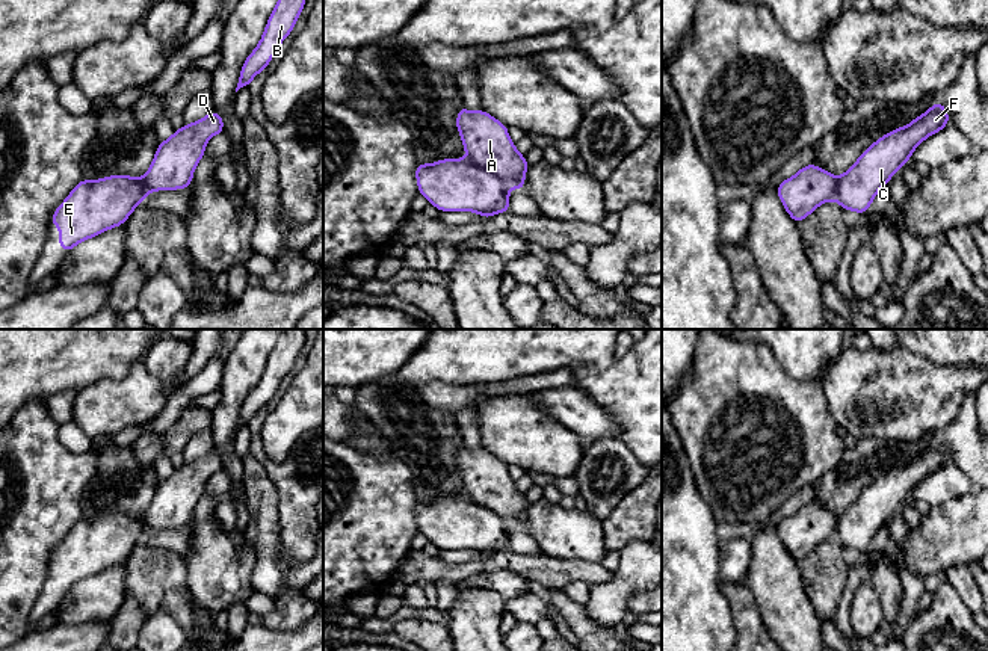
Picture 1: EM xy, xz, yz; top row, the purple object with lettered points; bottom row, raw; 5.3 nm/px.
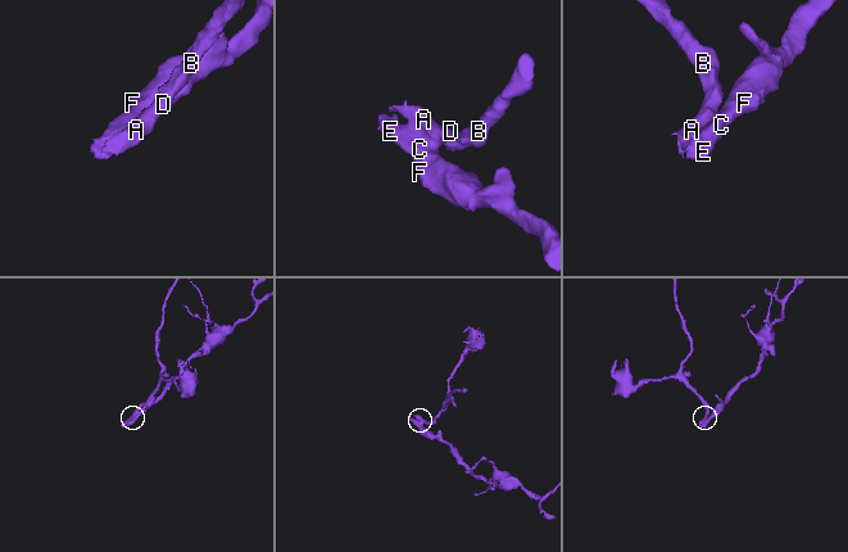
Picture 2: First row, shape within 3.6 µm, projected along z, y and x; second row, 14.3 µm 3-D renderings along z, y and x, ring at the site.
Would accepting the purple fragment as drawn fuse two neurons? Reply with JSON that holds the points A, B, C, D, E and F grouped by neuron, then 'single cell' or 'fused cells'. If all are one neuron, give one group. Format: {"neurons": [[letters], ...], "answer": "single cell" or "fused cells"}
{"neurons": [["A", "B", "C", "D", "E", "F"]], "answer": "single cell"}

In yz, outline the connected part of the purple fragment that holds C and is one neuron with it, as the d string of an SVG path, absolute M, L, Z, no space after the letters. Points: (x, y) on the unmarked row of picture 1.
M937 438L931 447L914 456L908 464L894 467L875 479L841 515L837 517L831 511L810 501L799 508L793 515L778 523L778 536L796 562L801 562L820 542L832 538L835 538L841 547L863 553L870 545L878 530L893 517L896 509L909 500L912 489L926 476L946 467L949 464L947 459L947 447Z

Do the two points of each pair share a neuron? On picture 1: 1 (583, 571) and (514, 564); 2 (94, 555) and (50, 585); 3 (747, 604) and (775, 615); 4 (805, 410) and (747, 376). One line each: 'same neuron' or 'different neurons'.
1: same neuron
2: same neuron
3: different neurons
4: same neuron

